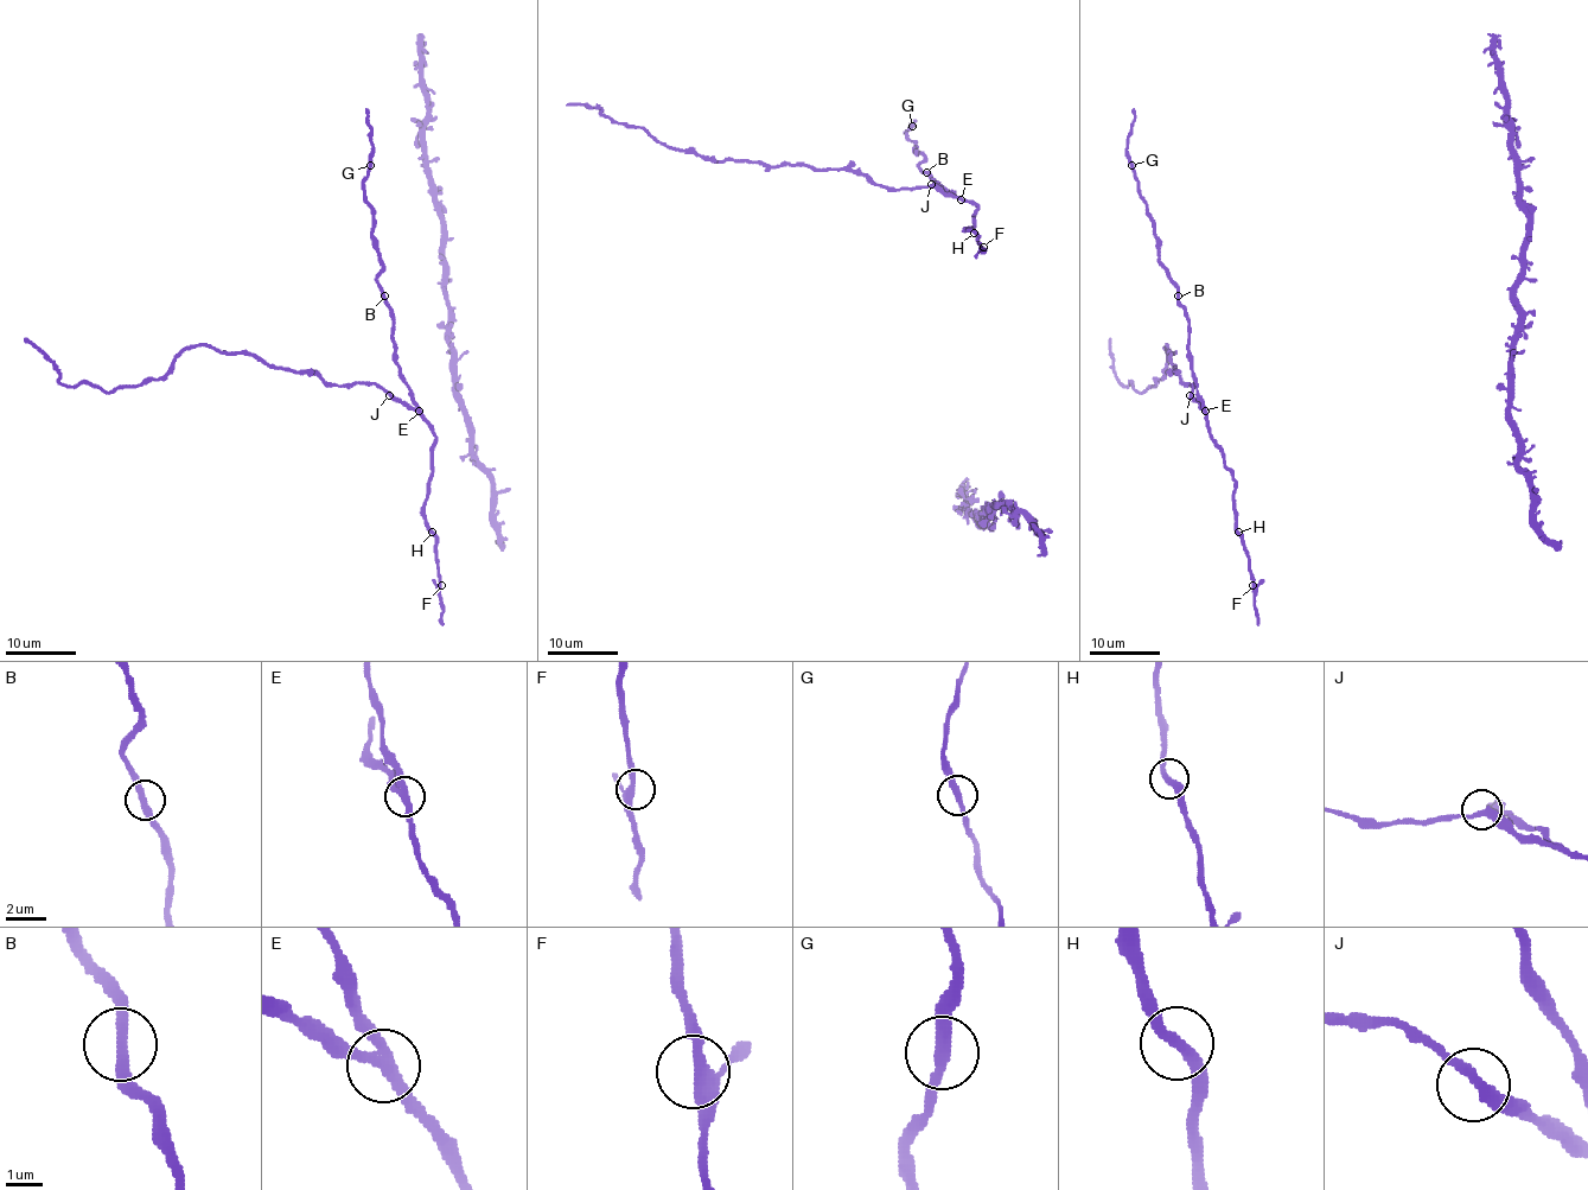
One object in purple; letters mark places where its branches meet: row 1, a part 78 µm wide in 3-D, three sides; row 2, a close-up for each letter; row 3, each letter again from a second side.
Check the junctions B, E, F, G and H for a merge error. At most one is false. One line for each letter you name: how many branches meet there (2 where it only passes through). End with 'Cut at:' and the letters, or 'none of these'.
E: branches 3
Cut at: E

